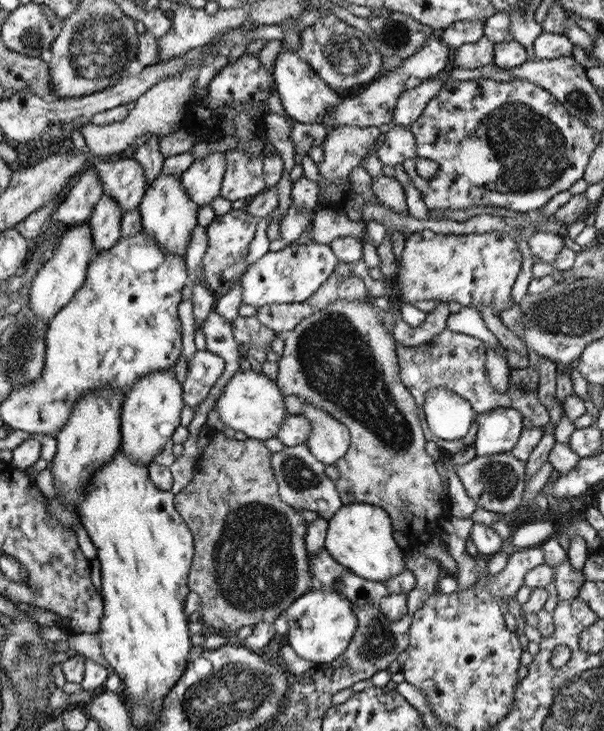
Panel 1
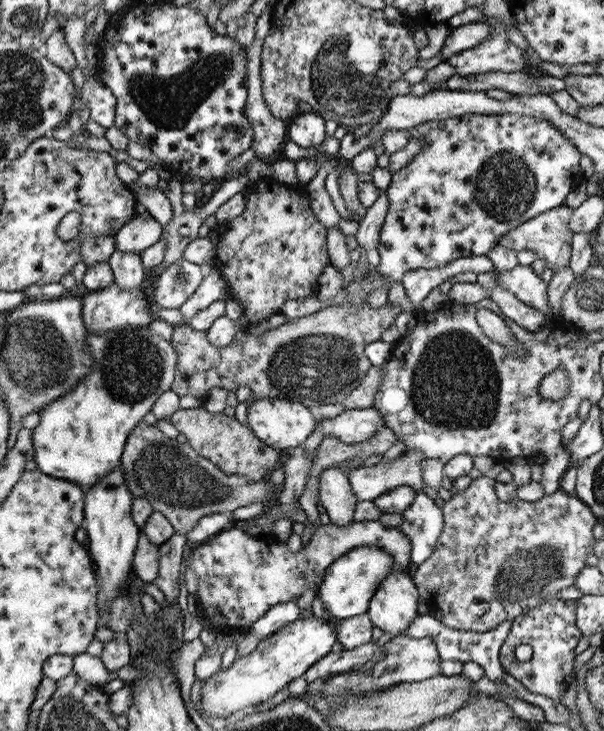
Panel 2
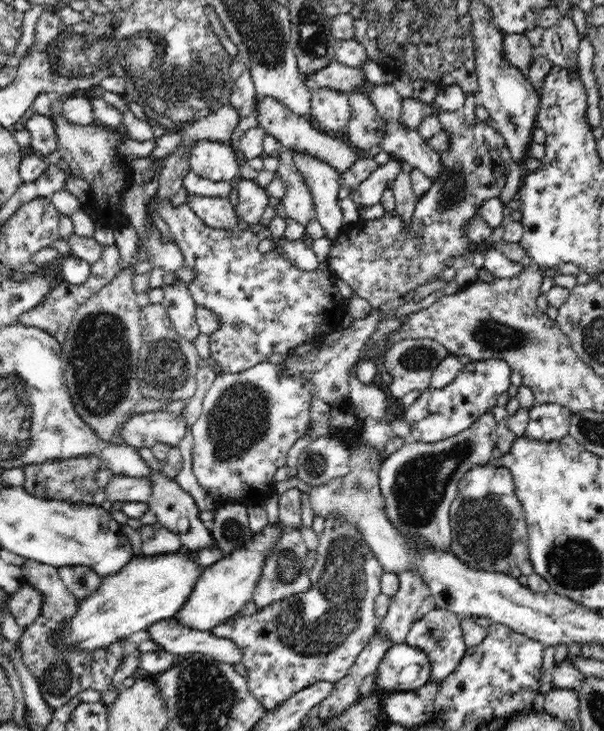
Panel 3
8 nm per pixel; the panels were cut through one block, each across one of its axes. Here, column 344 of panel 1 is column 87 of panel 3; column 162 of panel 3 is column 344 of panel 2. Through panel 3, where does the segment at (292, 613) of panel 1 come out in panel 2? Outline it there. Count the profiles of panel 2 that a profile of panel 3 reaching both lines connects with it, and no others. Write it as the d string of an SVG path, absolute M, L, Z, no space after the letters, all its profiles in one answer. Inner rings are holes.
M375 546L353 548L345 556L339 556L327 568L327 572L321 580L321 586L315 592L321 598L321 602L325 604L325 608L329 610L329 614L333 618L337 618L339 622L343 622L351 616L361 616L367 612L371 596L379 590L381 582L393 572L395 566L397 564L395 564L393 556L389 552L385 552L383 548L375 548Z

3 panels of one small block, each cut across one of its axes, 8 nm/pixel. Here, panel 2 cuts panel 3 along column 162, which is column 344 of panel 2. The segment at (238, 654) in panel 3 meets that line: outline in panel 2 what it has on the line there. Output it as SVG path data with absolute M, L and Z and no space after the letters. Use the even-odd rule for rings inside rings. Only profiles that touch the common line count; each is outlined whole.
M367 612L361 616L351 616L339 622L335 628L337 628L337 642L341 644L341 650L355 650L357 646L365 646L371 642L373 622Z

